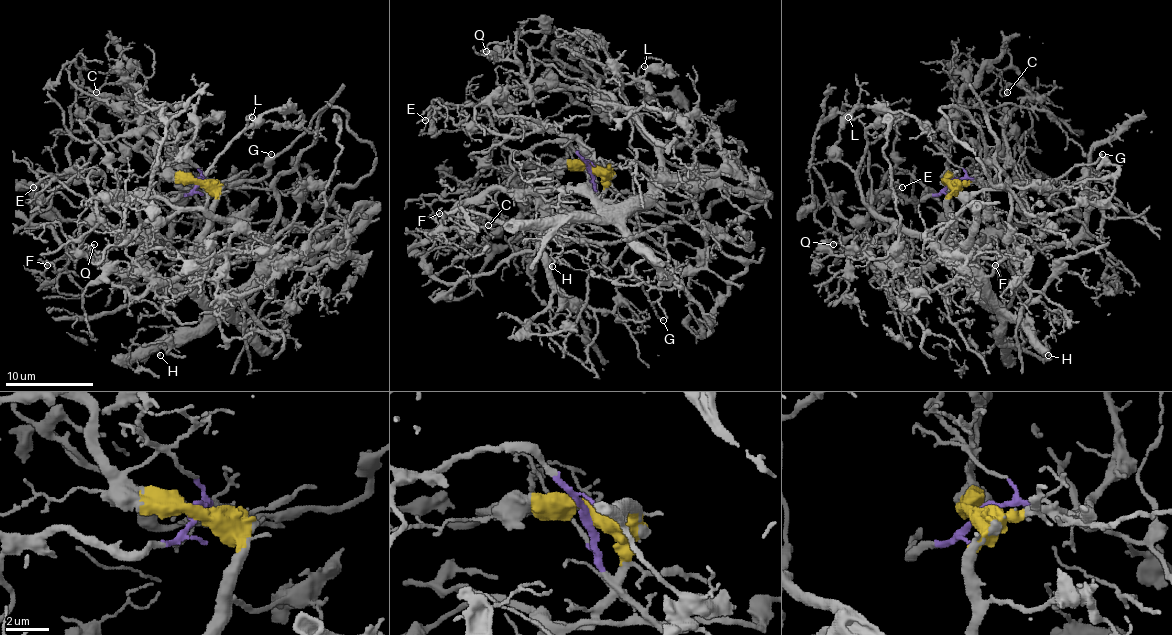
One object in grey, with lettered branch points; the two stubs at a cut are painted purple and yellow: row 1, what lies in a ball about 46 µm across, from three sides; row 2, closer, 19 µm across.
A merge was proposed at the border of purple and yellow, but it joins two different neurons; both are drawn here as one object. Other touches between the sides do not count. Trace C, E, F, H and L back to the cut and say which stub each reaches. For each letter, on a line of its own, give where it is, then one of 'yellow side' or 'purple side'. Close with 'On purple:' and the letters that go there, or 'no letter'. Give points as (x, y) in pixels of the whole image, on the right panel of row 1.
C: (1007, 92) | yellow side
E: (902, 187) | yellow side
F: (995, 265) | yellow side
H: (1048, 355) | yellow side
L: (848, 117) | yellow side
On purple: no letter

